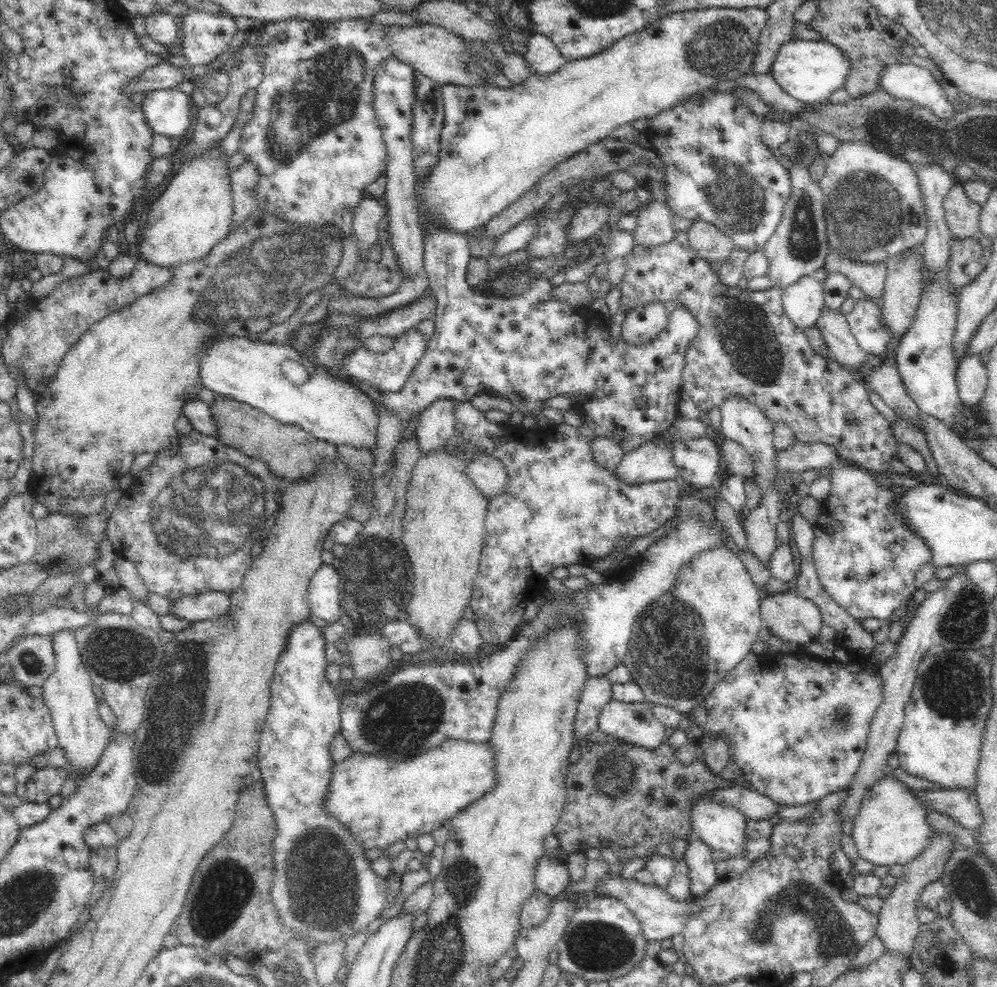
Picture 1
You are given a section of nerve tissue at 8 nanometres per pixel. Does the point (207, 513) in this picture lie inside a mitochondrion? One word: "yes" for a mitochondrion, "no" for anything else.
yes

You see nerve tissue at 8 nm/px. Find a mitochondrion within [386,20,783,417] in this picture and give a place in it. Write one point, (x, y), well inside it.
(728, 190)

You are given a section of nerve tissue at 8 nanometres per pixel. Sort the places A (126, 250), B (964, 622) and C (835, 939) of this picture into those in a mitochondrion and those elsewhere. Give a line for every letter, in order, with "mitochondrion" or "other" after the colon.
A: other
B: mitochondrion
C: mitochondrion

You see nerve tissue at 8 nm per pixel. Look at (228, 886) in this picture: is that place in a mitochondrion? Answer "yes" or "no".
yes

